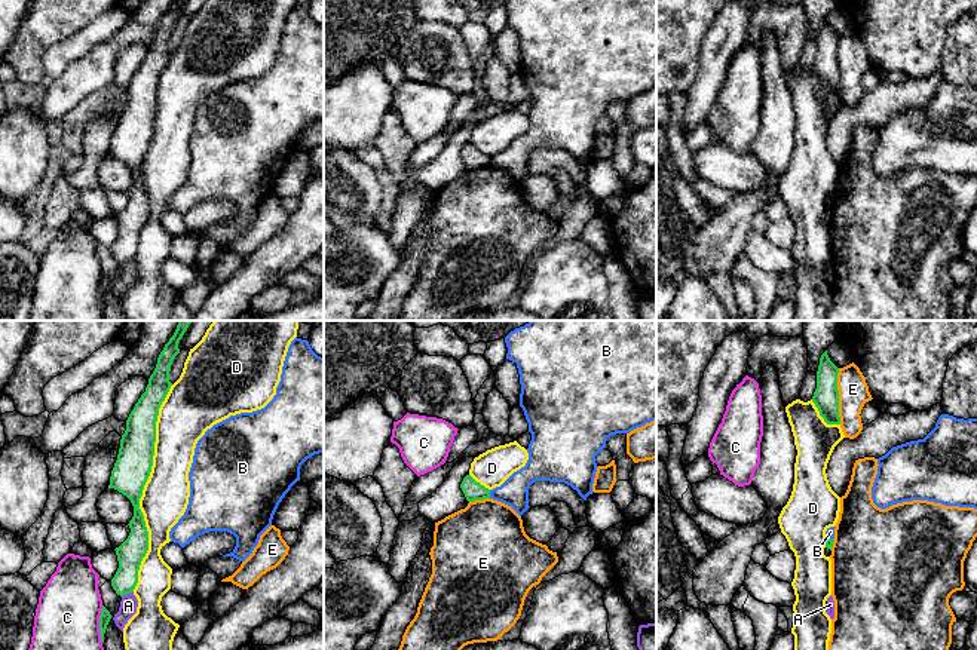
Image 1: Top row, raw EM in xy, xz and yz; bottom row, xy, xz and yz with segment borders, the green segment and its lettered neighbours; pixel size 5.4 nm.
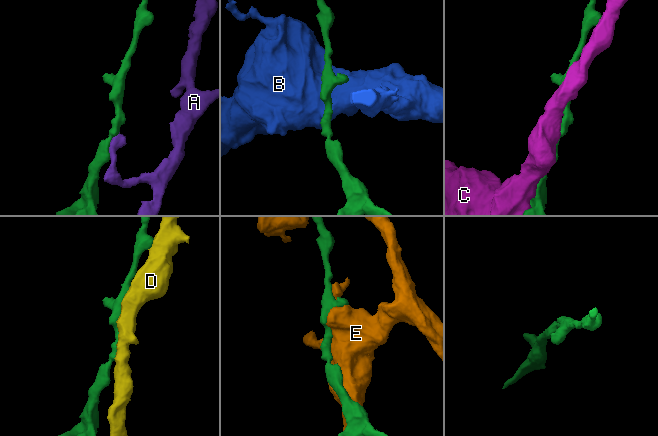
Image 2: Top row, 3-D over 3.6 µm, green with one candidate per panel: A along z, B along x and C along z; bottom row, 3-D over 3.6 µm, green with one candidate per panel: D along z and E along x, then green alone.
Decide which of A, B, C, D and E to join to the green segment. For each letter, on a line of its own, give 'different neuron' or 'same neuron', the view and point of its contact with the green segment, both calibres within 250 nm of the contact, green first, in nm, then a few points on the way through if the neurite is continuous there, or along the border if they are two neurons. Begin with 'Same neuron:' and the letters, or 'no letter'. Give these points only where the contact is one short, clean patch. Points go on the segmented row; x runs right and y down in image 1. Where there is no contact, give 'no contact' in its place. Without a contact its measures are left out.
Same neuron: no letter
A: different neuron; contact xy (126, 592); calibres 140 and 100 nm; border xy (132, 591), (122, 597)
B: different neuron; contact xz (489, 494); calibres 110 and 160 nm; border xz (489, 490), (490, 497)
C: different neuron; contact xy (100, 624); calibres 60 and 360 nm
D: different neuron; contact xy (143, 488); calibres 200 and 260 nm
E: different neuron; contact yz (838, 396); calibres 140 and 160 nm

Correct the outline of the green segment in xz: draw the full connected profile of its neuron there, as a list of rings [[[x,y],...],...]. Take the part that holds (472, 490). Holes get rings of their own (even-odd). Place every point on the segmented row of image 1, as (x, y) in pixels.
[[[466,475],[460,488],[468,502],[490,499],[490,490],[477,482],[471,475]]]

